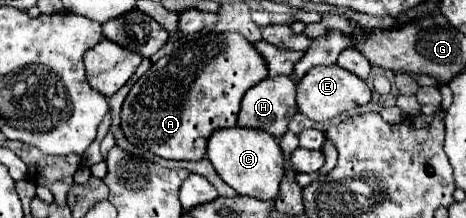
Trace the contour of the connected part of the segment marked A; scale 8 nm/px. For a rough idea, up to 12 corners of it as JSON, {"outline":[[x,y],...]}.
{"outline":[[204,34],[130,88],[120,128],[200,160],[266,76],[240,34]]}

